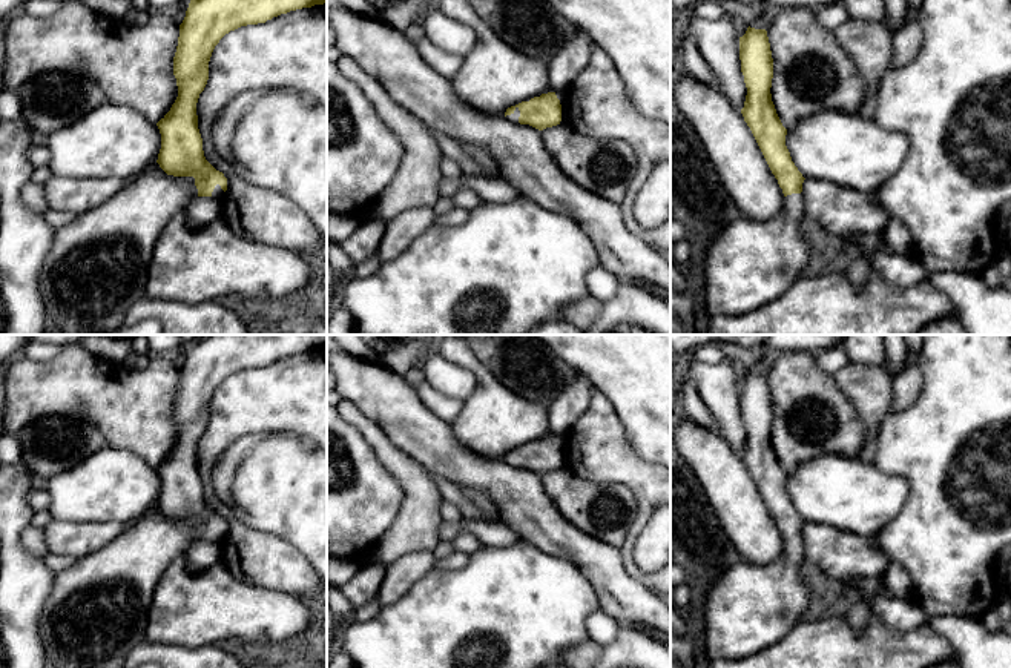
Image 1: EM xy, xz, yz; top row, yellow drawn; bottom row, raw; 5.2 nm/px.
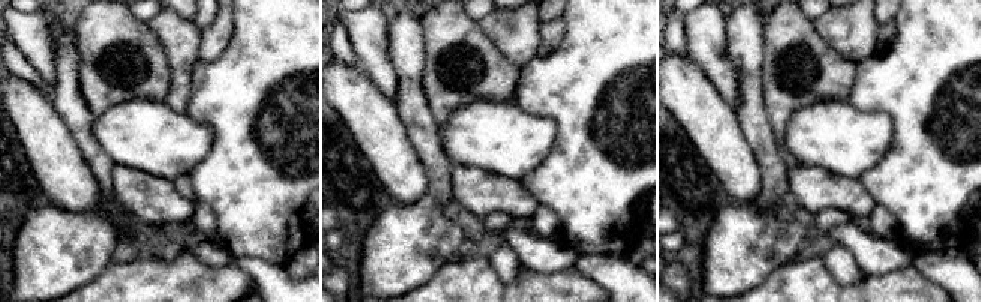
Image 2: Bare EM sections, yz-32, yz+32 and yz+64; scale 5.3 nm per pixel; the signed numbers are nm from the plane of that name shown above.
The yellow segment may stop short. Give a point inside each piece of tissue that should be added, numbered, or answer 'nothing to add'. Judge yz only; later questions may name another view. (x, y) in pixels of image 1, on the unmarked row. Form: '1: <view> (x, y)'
1: yz (749, 608)

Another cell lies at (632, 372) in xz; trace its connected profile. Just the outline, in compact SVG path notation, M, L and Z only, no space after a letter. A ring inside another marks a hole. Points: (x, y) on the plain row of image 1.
M531 335L586 376L614 405L643 459L670 468L670 335Z

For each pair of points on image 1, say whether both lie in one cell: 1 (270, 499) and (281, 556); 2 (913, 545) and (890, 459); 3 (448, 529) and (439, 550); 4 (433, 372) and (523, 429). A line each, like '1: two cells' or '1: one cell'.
1: two cells
2: one cell
3: two cells
4: two cells

